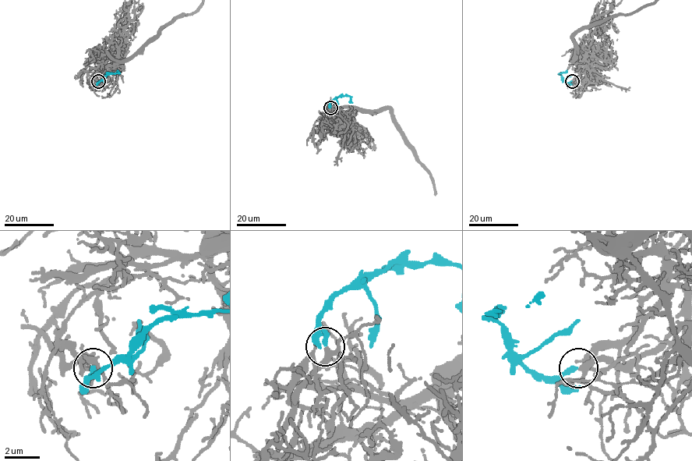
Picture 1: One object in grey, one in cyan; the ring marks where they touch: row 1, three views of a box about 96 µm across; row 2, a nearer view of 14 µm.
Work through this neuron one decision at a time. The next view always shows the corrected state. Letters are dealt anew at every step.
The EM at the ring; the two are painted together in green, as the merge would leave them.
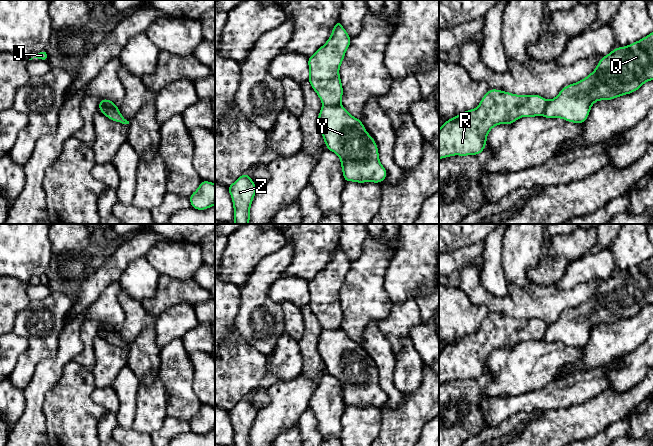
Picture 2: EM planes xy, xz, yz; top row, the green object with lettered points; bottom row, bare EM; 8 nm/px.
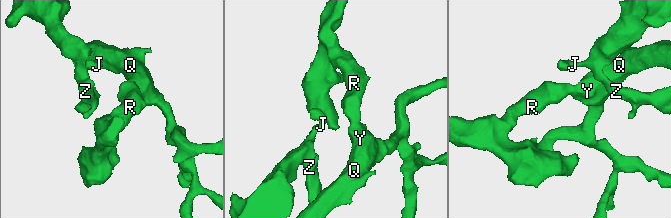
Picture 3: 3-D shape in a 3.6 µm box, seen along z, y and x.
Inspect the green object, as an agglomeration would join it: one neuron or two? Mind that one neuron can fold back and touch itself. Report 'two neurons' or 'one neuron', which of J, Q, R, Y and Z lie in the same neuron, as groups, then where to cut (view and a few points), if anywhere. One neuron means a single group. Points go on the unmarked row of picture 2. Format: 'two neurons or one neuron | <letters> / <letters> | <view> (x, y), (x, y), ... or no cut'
two neurons | J Q Y Z / R | xy (100, 323), (103, 334), (116, 330)

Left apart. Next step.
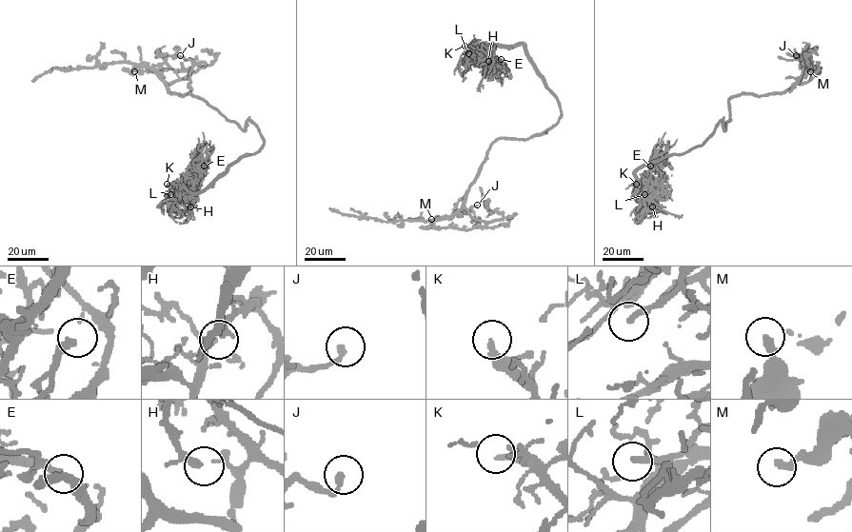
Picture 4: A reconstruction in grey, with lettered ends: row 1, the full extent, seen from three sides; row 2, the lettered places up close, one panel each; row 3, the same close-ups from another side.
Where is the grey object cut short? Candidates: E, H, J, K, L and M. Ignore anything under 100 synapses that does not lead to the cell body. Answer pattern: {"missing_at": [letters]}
{"missing_at": ["H", "K"]}

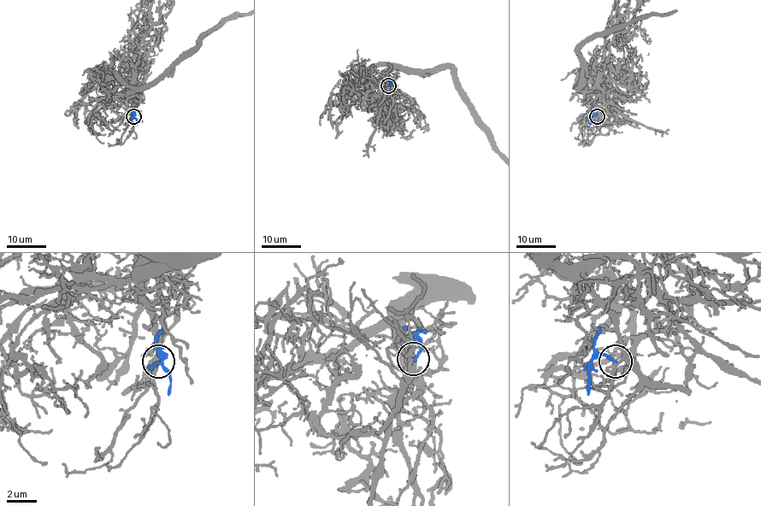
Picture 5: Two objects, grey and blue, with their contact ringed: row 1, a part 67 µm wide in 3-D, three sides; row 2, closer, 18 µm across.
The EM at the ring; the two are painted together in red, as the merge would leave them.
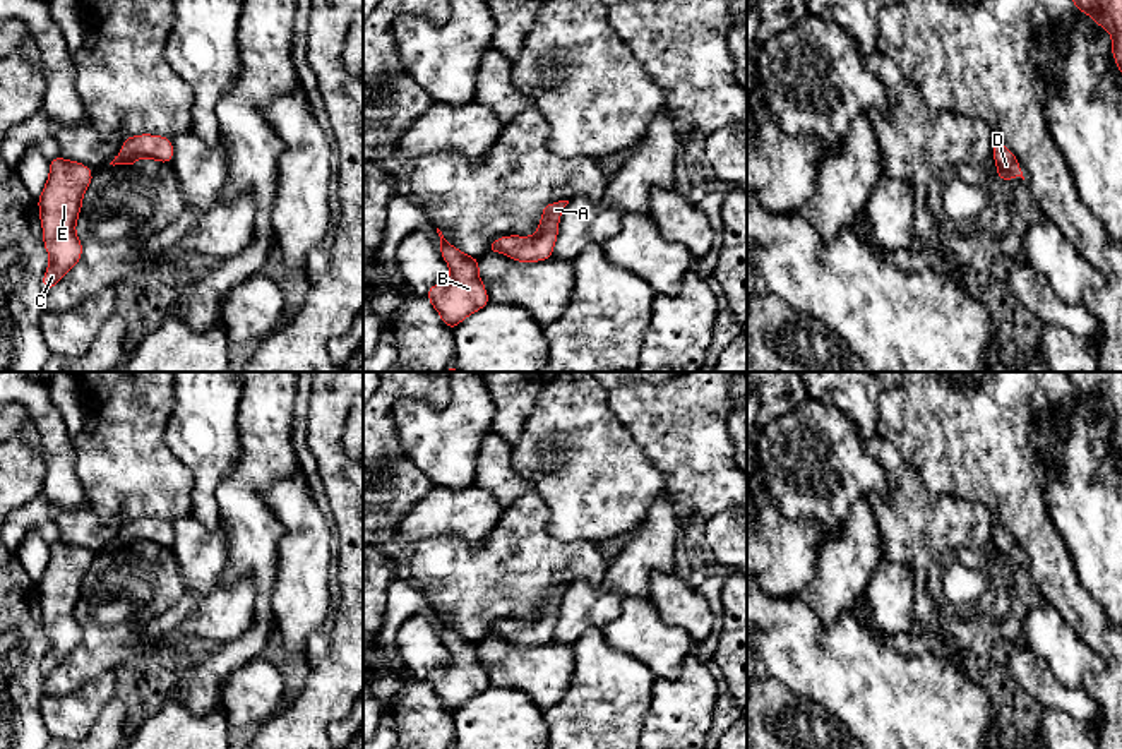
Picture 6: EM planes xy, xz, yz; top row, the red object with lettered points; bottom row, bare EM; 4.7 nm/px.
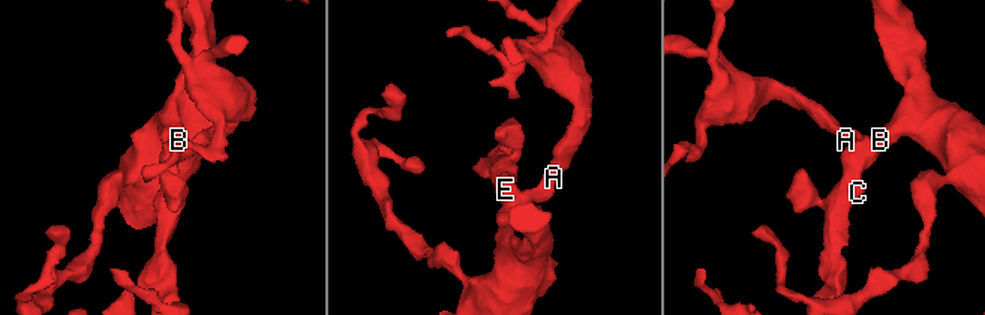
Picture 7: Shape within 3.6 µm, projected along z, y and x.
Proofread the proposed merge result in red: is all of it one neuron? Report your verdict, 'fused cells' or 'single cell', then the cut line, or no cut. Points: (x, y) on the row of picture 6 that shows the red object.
single cell | no cut

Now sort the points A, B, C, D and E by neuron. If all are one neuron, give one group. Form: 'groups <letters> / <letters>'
groups A B C D E

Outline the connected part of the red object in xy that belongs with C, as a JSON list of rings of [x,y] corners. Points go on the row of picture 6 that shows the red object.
[[[53,158],[50,175],[38,197],[43,243],[50,266],[43,274],[43,290],[50,291],[82,257],[82,242],[75,223],[84,192],[93,182],[93,170],[79,161]]]

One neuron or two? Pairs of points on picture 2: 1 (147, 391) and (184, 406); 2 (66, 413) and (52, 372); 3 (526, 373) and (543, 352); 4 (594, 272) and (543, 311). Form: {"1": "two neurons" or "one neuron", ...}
{"1": "two neurons", "2": "two neurons", "3": "one neuron", "4": "two neurons"}

